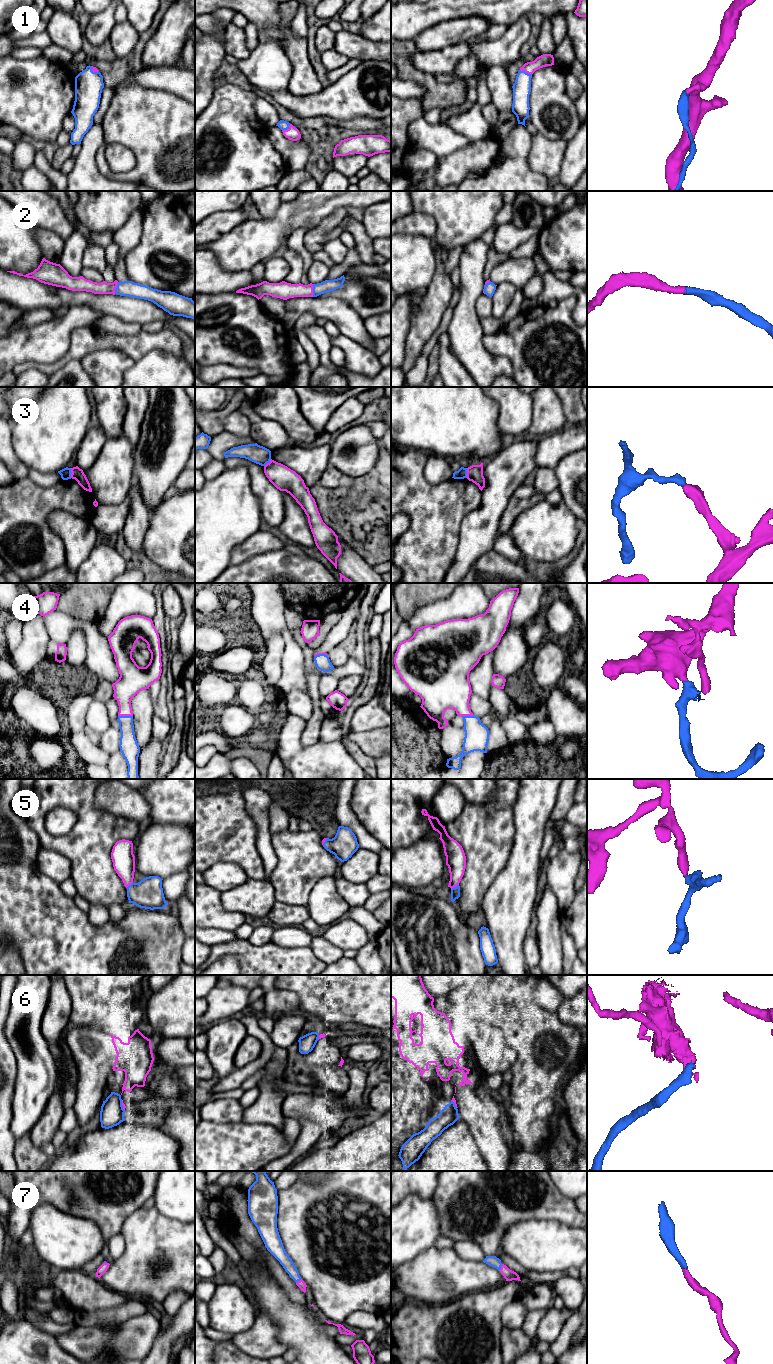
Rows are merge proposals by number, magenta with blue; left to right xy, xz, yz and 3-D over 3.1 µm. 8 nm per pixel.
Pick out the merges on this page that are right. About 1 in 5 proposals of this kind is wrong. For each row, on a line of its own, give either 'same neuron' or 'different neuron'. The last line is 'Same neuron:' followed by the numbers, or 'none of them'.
1: same neuron
2: same neuron
3: different neuron
4: same neuron
5: same neuron
6: different neuron
7: same neuron
Same neuron: 1, 2, 4, 5, 7

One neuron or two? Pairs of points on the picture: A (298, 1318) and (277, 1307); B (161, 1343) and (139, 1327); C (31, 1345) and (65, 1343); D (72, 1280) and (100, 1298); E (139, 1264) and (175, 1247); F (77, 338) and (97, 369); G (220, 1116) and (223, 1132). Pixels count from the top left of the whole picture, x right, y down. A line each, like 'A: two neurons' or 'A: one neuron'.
A: one neuron
B: two neurons
C: two neurons
D: one neuron
E: one neuron
F: two neurons
G: two neurons

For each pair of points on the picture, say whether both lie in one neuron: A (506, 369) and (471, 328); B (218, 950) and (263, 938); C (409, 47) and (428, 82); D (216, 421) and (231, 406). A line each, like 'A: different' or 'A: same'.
A: same
B: different
C: same
D: same

